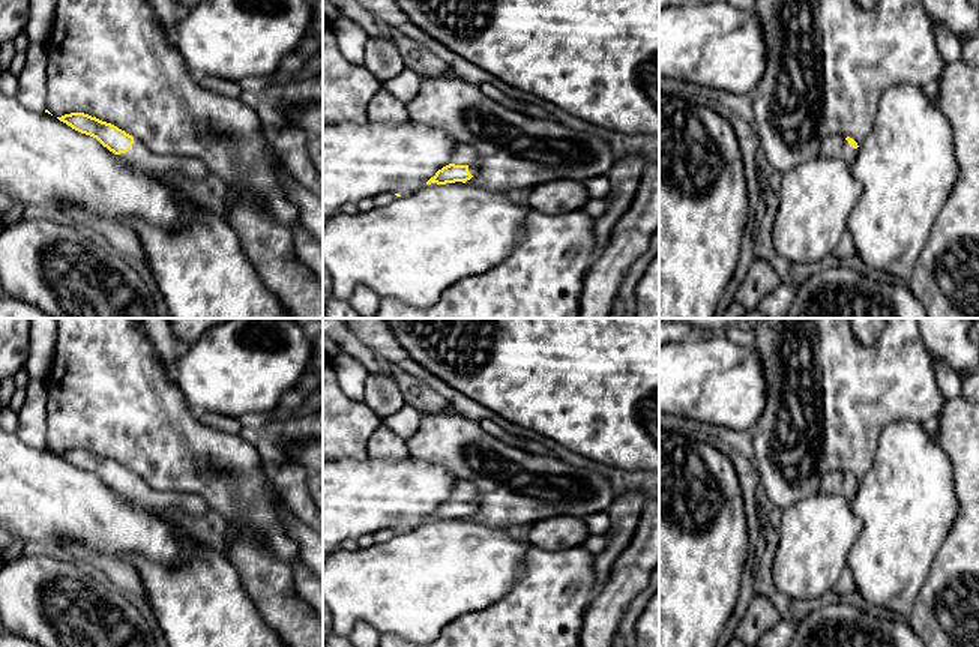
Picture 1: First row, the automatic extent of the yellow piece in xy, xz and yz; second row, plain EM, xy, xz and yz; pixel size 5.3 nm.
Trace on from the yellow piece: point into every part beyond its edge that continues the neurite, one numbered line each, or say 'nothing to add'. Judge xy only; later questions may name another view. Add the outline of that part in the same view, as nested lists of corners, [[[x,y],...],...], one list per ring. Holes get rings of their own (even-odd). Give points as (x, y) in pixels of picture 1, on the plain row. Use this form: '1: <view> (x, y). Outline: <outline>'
1: xy (168, 503). Outline: [[[134,476],[132,483],[126,489],[117,492],[140,507],[147,507],[170,518],[176,518],[180,513],[201,516],[209,509],[195,494],[156,491],[137,476]]]

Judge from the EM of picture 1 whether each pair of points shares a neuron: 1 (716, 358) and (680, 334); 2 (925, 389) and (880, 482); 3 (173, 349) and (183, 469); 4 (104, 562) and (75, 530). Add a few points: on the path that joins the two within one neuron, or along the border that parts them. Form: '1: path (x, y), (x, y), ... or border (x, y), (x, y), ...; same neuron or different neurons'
1: border (698, 334), (674, 343); different neurons
2: border (921, 422), (891, 422), (879, 437); different neurons
3: border (150, 341), (159, 361), (173, 373); different neurons
4: border (60, 547), (81, 544), (92, 551), (123, 562); different neurons

